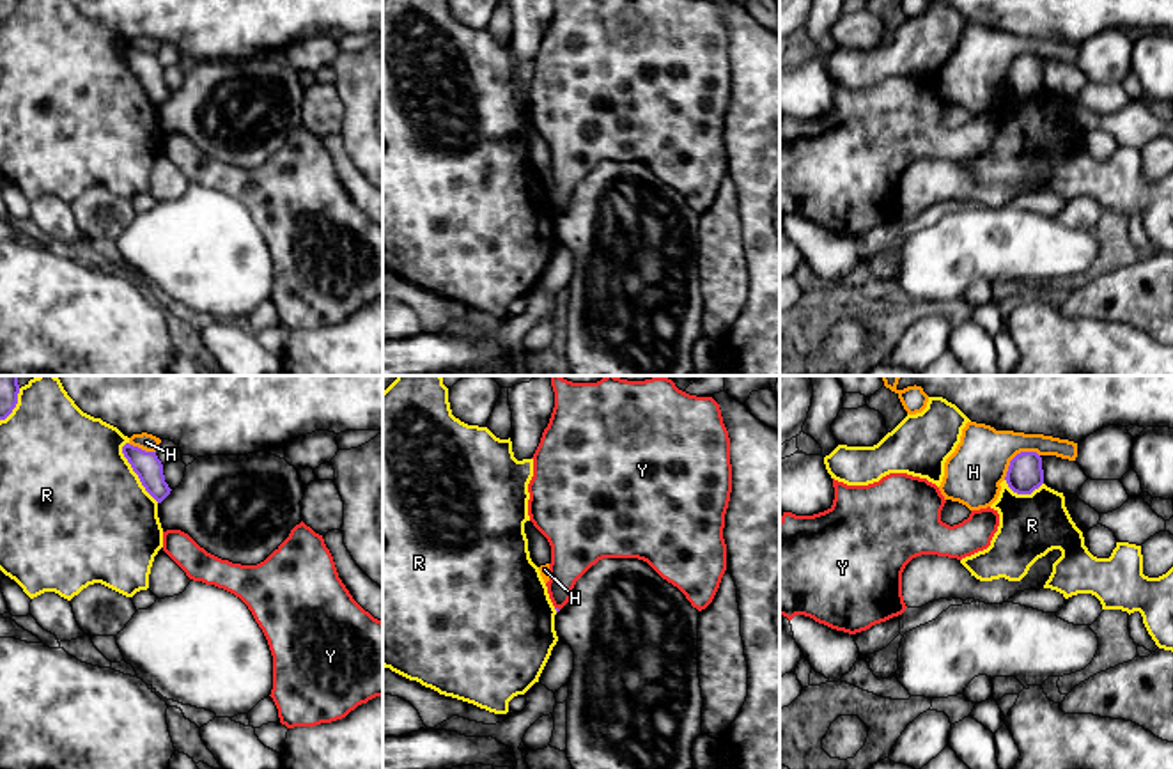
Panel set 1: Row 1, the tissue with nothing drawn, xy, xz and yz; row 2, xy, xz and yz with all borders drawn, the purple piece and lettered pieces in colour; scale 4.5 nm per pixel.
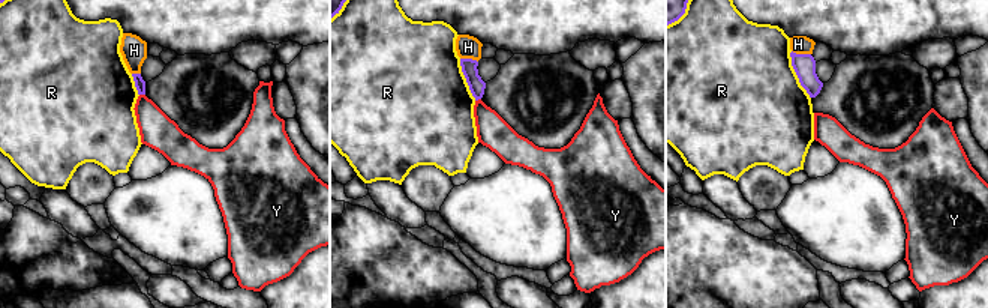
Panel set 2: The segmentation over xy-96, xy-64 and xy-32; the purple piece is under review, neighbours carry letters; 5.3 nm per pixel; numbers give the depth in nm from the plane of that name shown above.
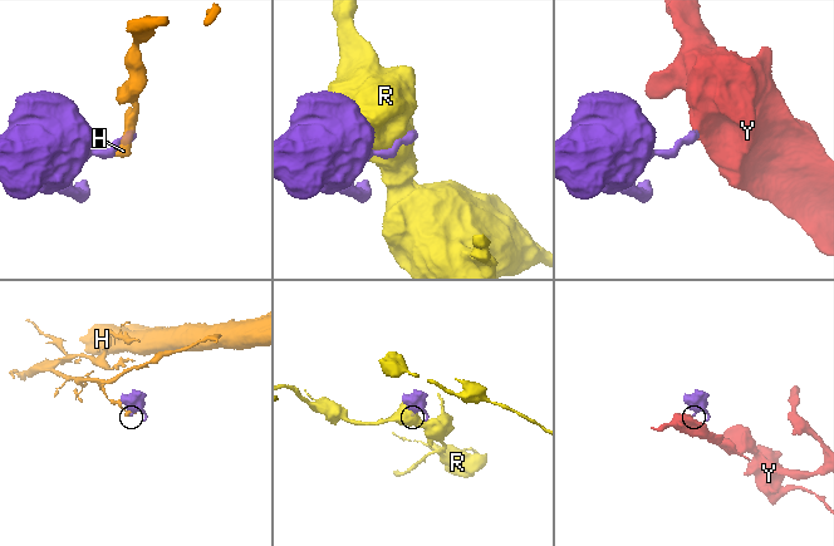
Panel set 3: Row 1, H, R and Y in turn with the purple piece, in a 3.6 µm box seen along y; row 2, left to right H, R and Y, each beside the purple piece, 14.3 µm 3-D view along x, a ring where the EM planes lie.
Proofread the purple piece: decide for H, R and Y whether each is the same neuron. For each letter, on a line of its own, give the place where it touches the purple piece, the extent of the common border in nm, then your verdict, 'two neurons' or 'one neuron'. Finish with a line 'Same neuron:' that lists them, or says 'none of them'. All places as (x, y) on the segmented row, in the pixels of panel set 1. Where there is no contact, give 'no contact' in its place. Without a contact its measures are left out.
H: yz (1016, 456) | 200 nm | two neurons
R: xy (133, 470) | 320 nm | two neurons
Y: xz (557, 608) | 30 nm | two neurons
Same neuron: none of them

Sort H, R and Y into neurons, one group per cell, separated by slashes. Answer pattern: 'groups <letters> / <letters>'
groups H / R / Y

